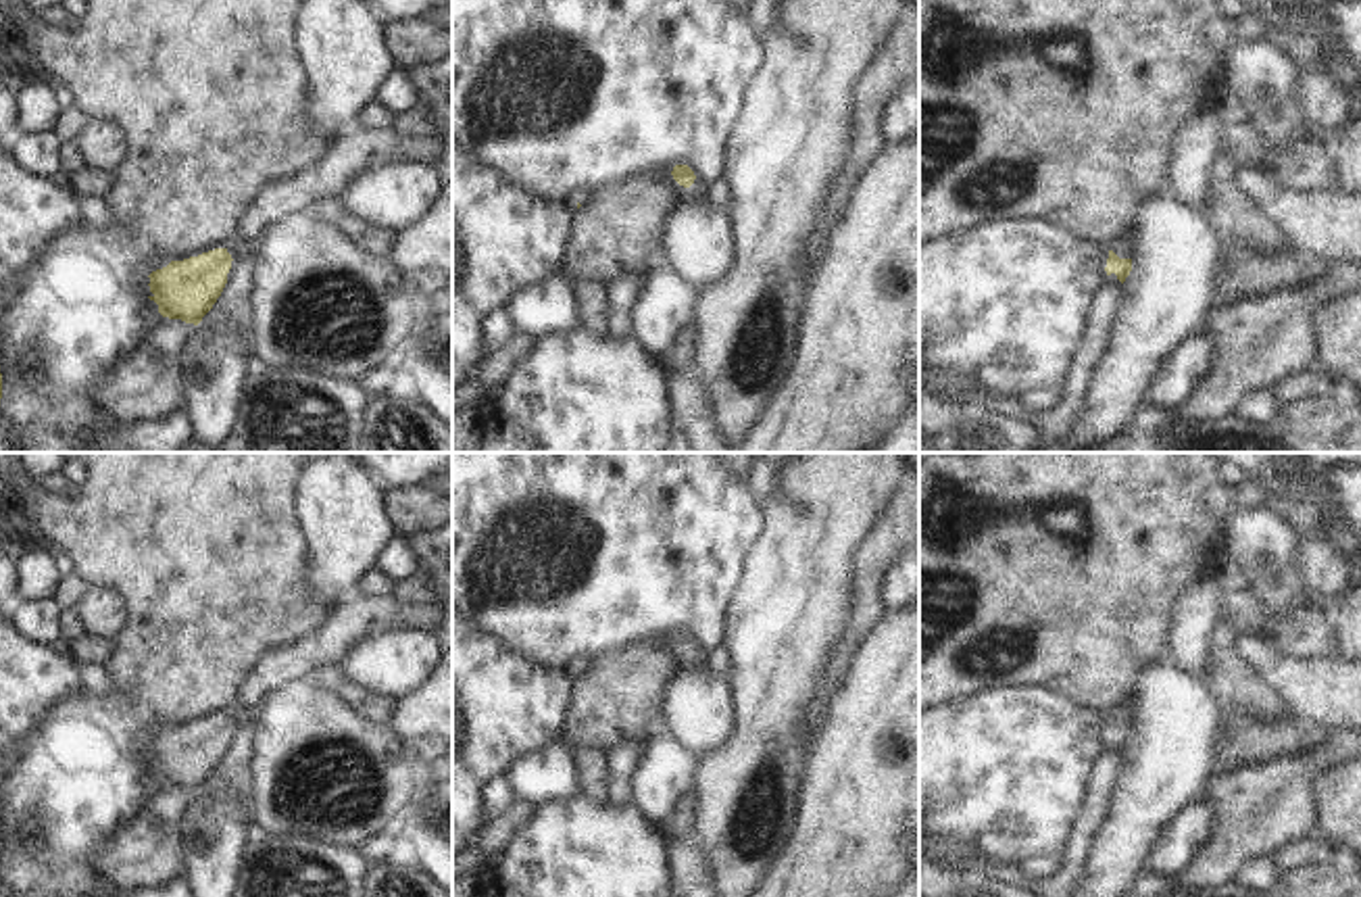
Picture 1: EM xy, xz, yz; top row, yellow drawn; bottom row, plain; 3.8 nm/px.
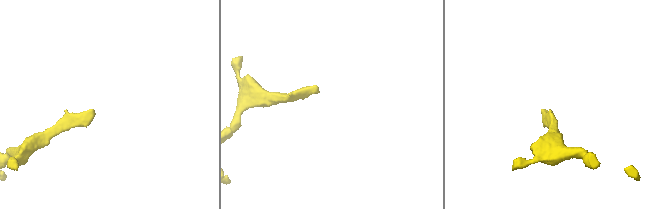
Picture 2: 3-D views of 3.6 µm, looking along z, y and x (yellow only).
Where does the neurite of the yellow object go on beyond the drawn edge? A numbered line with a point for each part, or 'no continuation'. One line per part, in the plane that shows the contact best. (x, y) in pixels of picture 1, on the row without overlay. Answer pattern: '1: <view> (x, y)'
1: yz (1126, 714)

